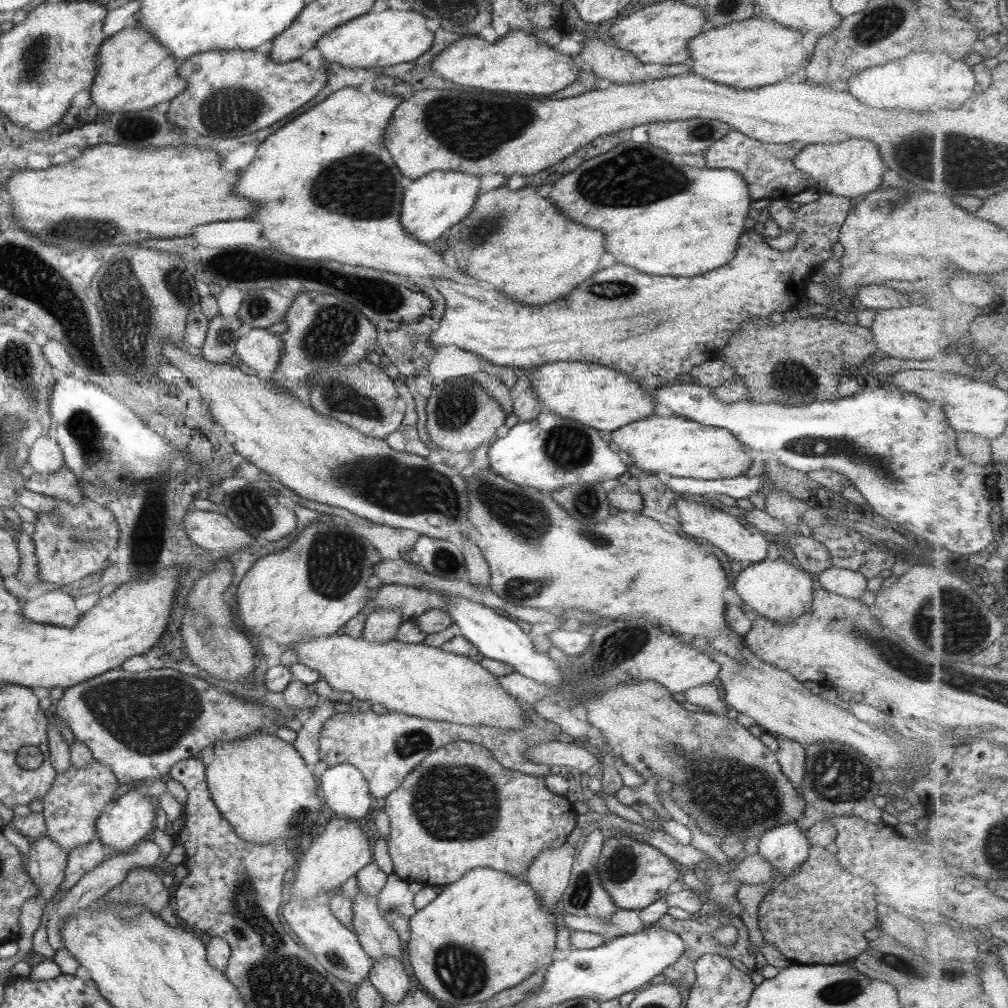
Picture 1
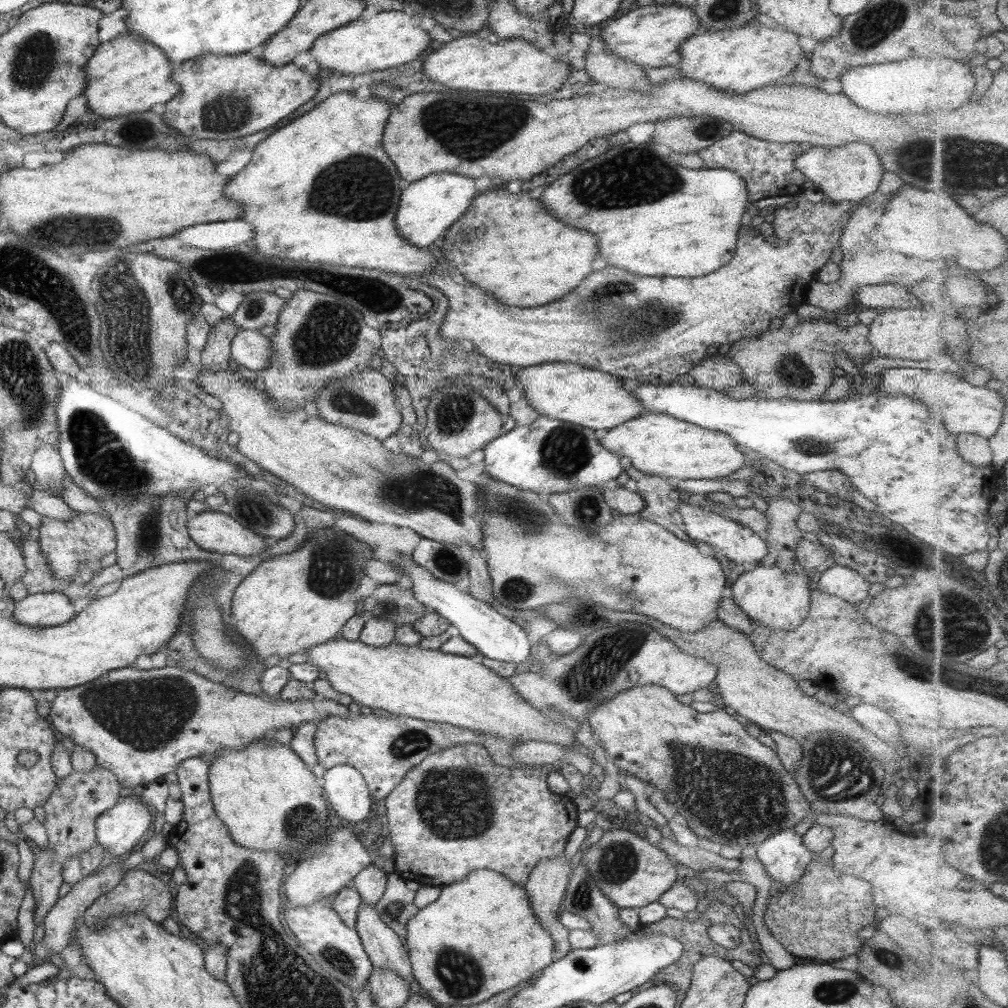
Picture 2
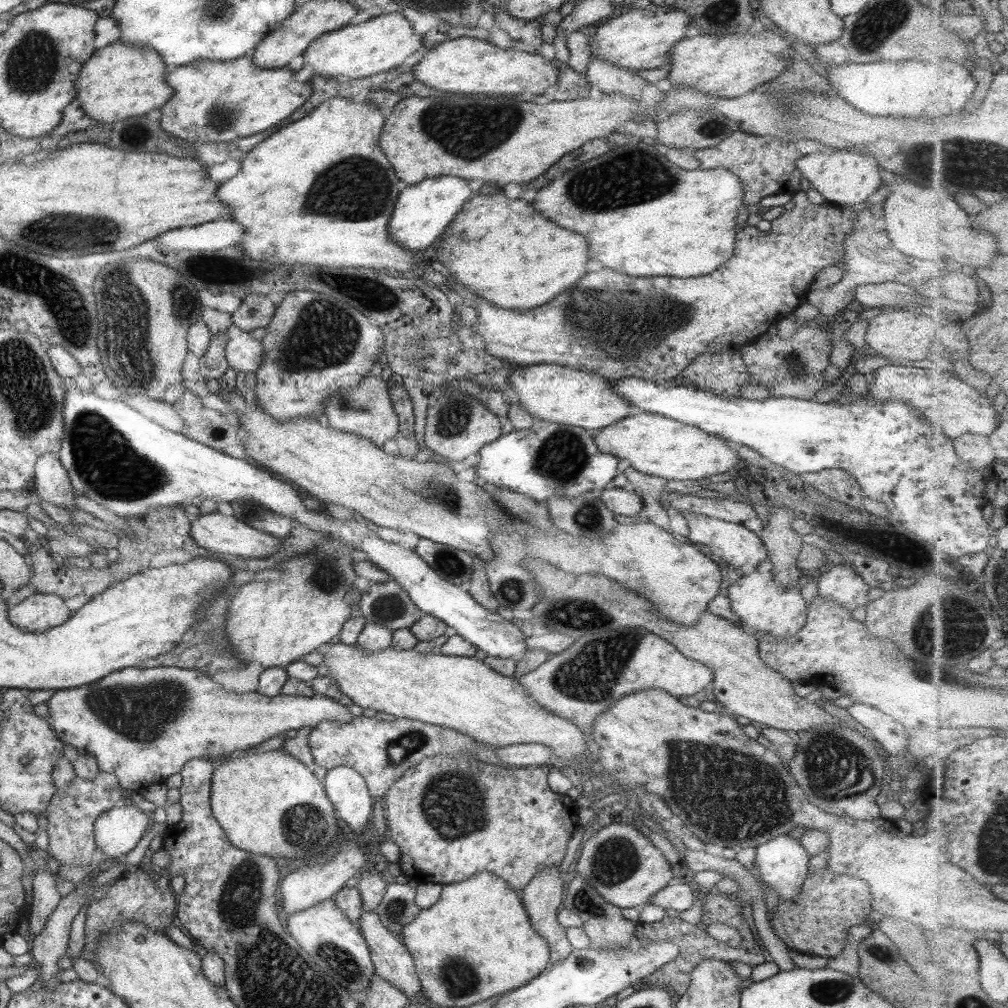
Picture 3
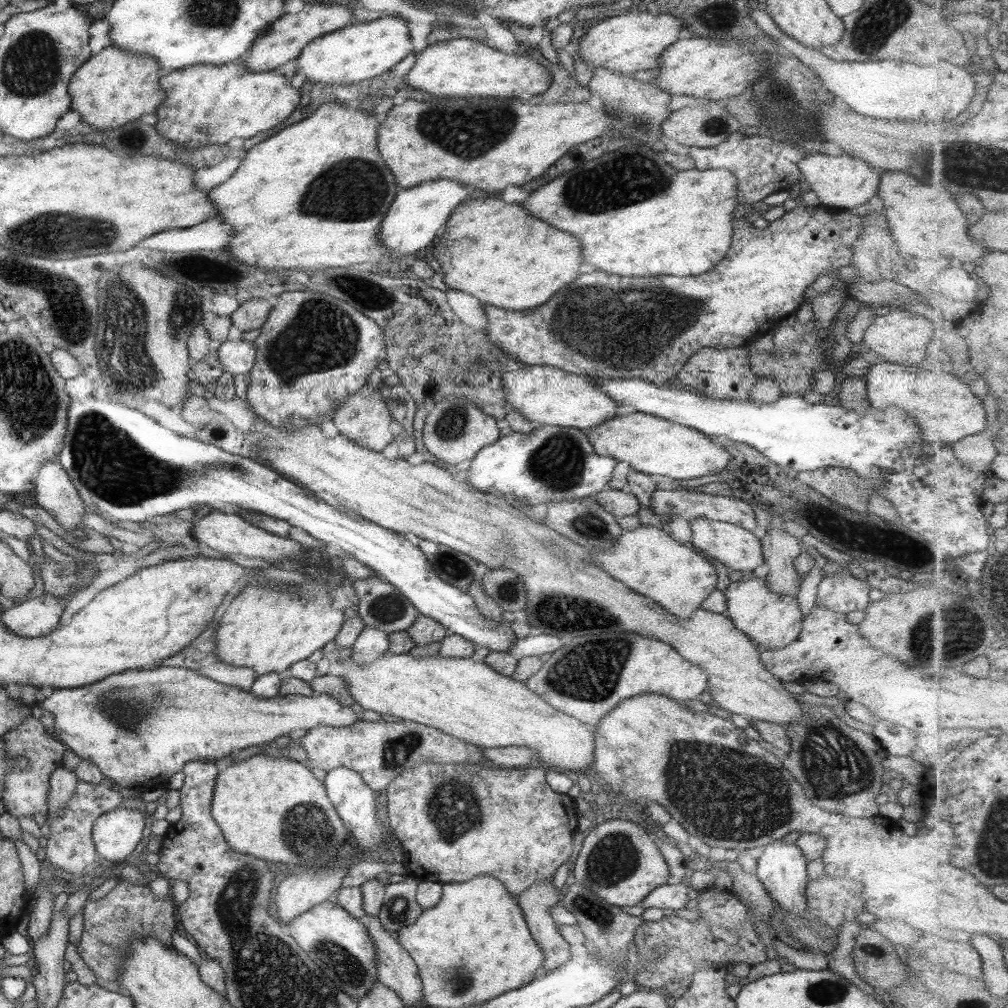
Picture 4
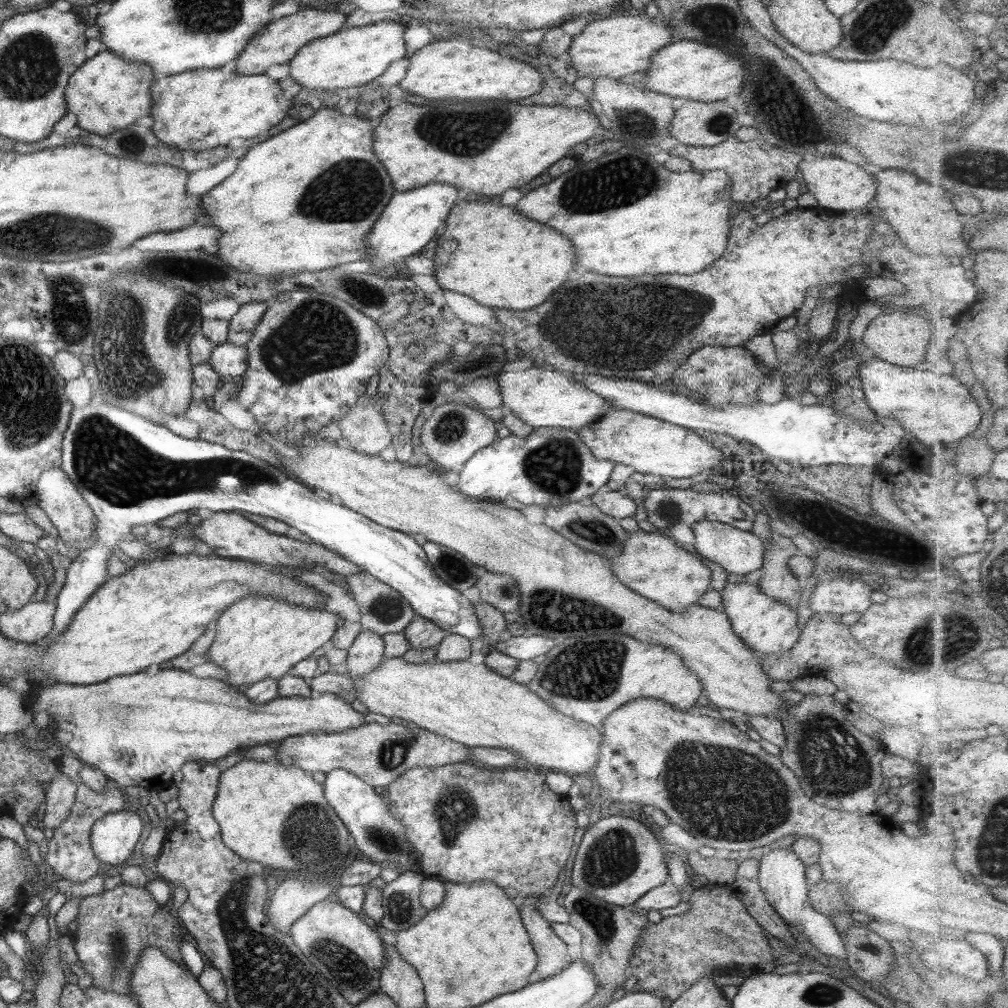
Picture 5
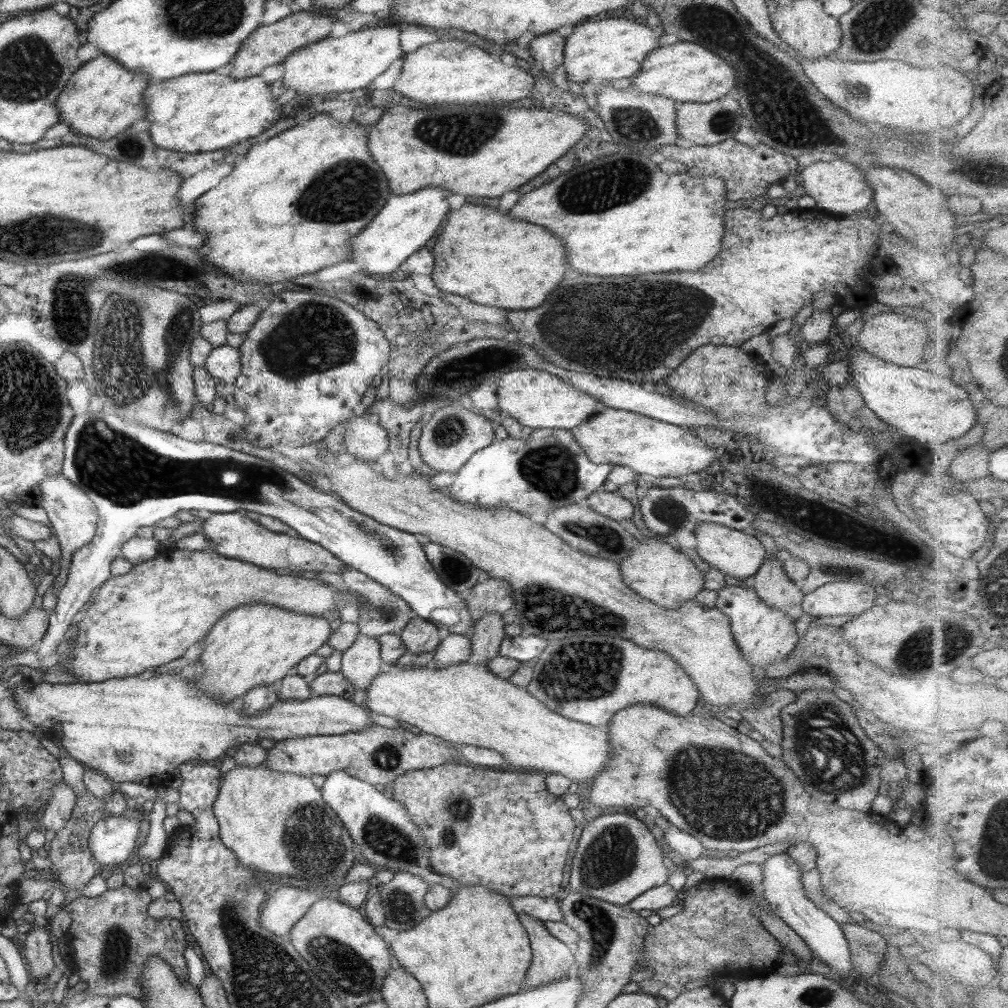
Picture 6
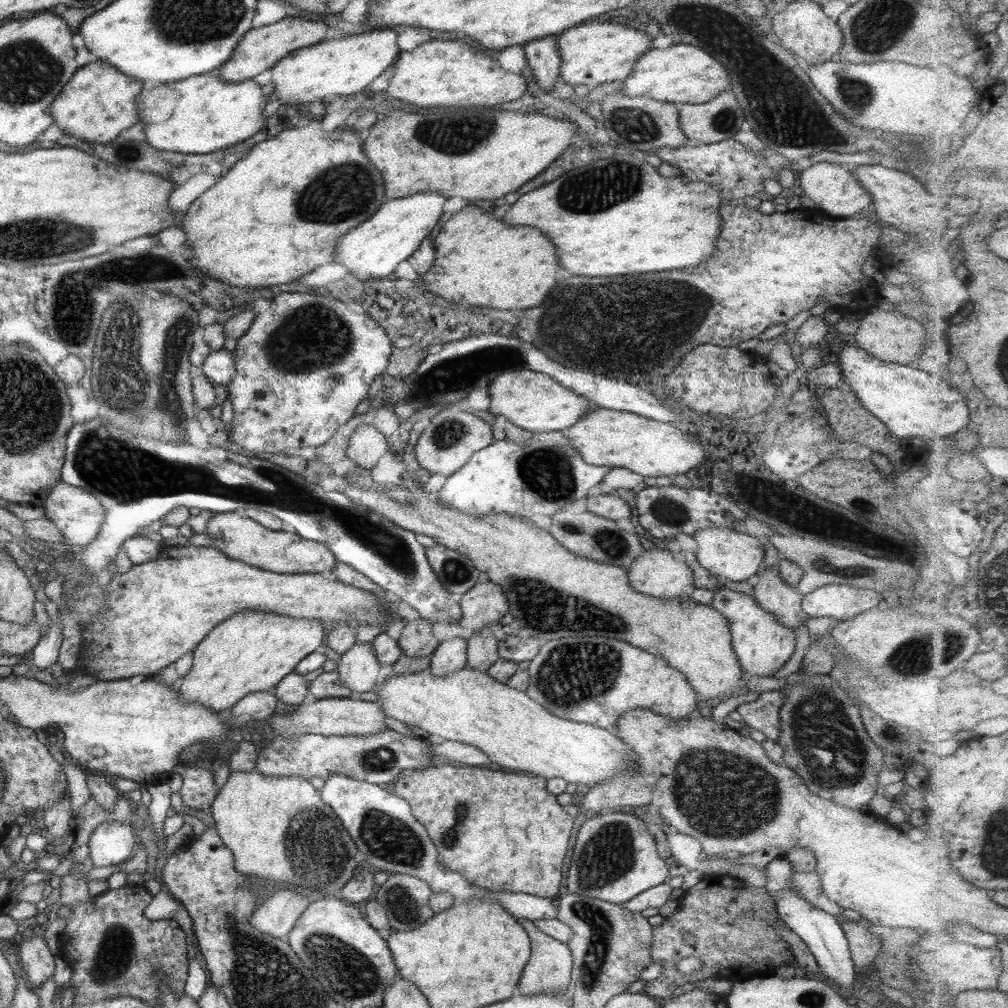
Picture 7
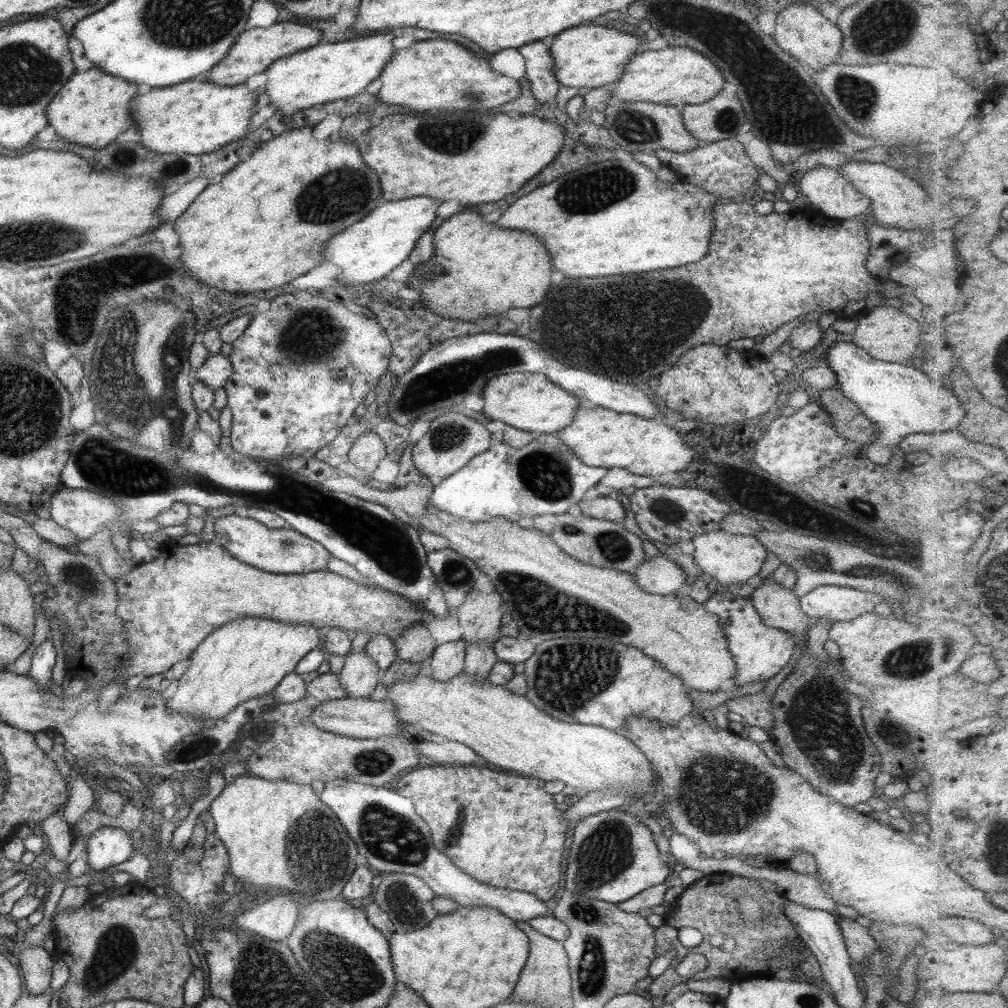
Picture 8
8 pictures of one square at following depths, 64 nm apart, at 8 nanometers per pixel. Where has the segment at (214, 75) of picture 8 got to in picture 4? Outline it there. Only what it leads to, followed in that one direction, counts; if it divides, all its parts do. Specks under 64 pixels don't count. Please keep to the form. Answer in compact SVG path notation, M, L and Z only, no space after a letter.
M319 1L307 2L299 12L282 14L264 29L264 32L253 40L245 56L241 58L242 63L251 72L271 71L272 68L277 68L288 60L296 59L301 49L310 40L335 32L349 24L351 17L352 10L347 6L322 4Z

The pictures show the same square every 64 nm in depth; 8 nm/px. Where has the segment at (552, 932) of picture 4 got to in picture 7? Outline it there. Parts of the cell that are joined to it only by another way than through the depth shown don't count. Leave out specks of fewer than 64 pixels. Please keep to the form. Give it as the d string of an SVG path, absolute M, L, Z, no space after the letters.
M523 918L516 921L523 927L530 941L530 955L517 981L516 993L523 996L535 996L540 993L550 994L550 992L564 992L570 989L572 958L566 944L552 940L543 934L536 926L533 926L532 921Z

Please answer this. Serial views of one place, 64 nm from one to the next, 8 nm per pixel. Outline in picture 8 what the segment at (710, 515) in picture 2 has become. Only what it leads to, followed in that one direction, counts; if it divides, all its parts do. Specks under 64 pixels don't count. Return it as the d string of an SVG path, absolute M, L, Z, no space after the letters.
M721 530L696 534L691 544L694 546L693 559L695 565L707 579L718 583L721 589L733 584L744 584L749 578L761 570L765 562L766 550L754 536L741 534L727 534Z

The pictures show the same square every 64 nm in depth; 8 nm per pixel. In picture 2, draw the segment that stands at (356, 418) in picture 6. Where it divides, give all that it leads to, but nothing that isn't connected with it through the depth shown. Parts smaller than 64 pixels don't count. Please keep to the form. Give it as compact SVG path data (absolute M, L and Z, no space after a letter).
M369 367L363 369L363 372L332 380L329 385L319 390L313 403L310 409L329 424L339 424L345 428L361 431L381 443L392 434L396 434L400 427L401 415L395 408L392 384Z

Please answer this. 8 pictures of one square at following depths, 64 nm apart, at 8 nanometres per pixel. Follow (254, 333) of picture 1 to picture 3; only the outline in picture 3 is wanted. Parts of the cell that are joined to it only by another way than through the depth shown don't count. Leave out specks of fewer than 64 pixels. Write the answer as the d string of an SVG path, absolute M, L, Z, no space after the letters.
M241 332L225 343L223 353L227 367L235 373L253 373L259 368L263 347L261 340L253 339L251 333Z

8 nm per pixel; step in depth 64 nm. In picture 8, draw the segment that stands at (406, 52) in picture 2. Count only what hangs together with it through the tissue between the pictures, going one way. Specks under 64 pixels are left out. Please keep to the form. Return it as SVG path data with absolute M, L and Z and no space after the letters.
M385 31L383 35L369 35L333 43L319 42L309 48L294 51L293 54L274 60L265 70L264 91L268 103L283 116L292 116L300 110L325 104L333 100L343 100L355 96L371 80L380 76L384 64L390 59L393 35Z

